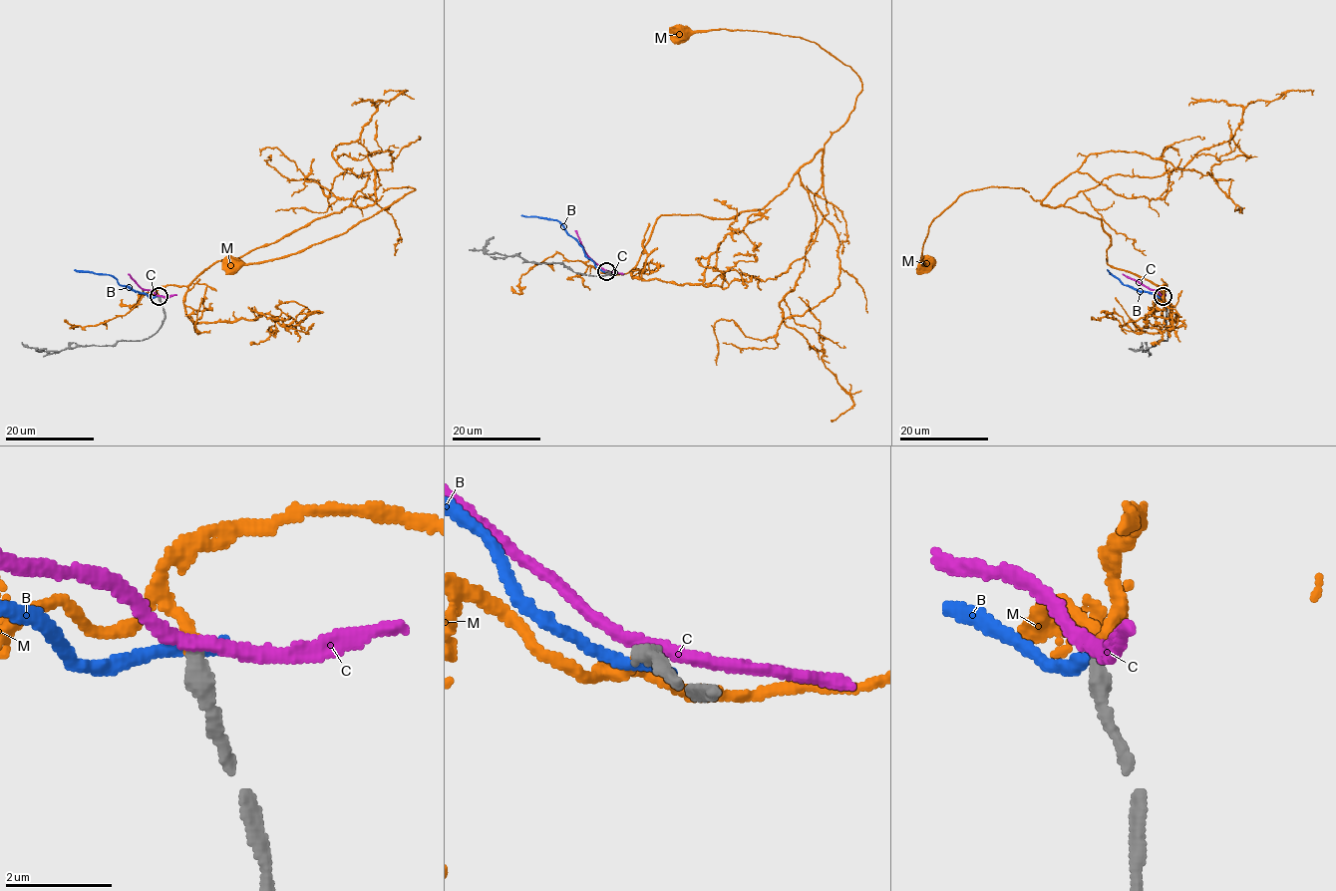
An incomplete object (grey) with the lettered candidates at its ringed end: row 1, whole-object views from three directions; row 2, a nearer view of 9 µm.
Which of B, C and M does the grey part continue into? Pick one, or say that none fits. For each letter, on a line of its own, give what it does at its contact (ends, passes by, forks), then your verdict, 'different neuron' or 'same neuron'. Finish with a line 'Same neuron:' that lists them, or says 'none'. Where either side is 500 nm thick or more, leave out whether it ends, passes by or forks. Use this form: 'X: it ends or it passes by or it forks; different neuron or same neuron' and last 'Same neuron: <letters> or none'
B: it ends; different neuron
C: it passes by; different neuron
M: it ends; same neuron
Same neuron: M

